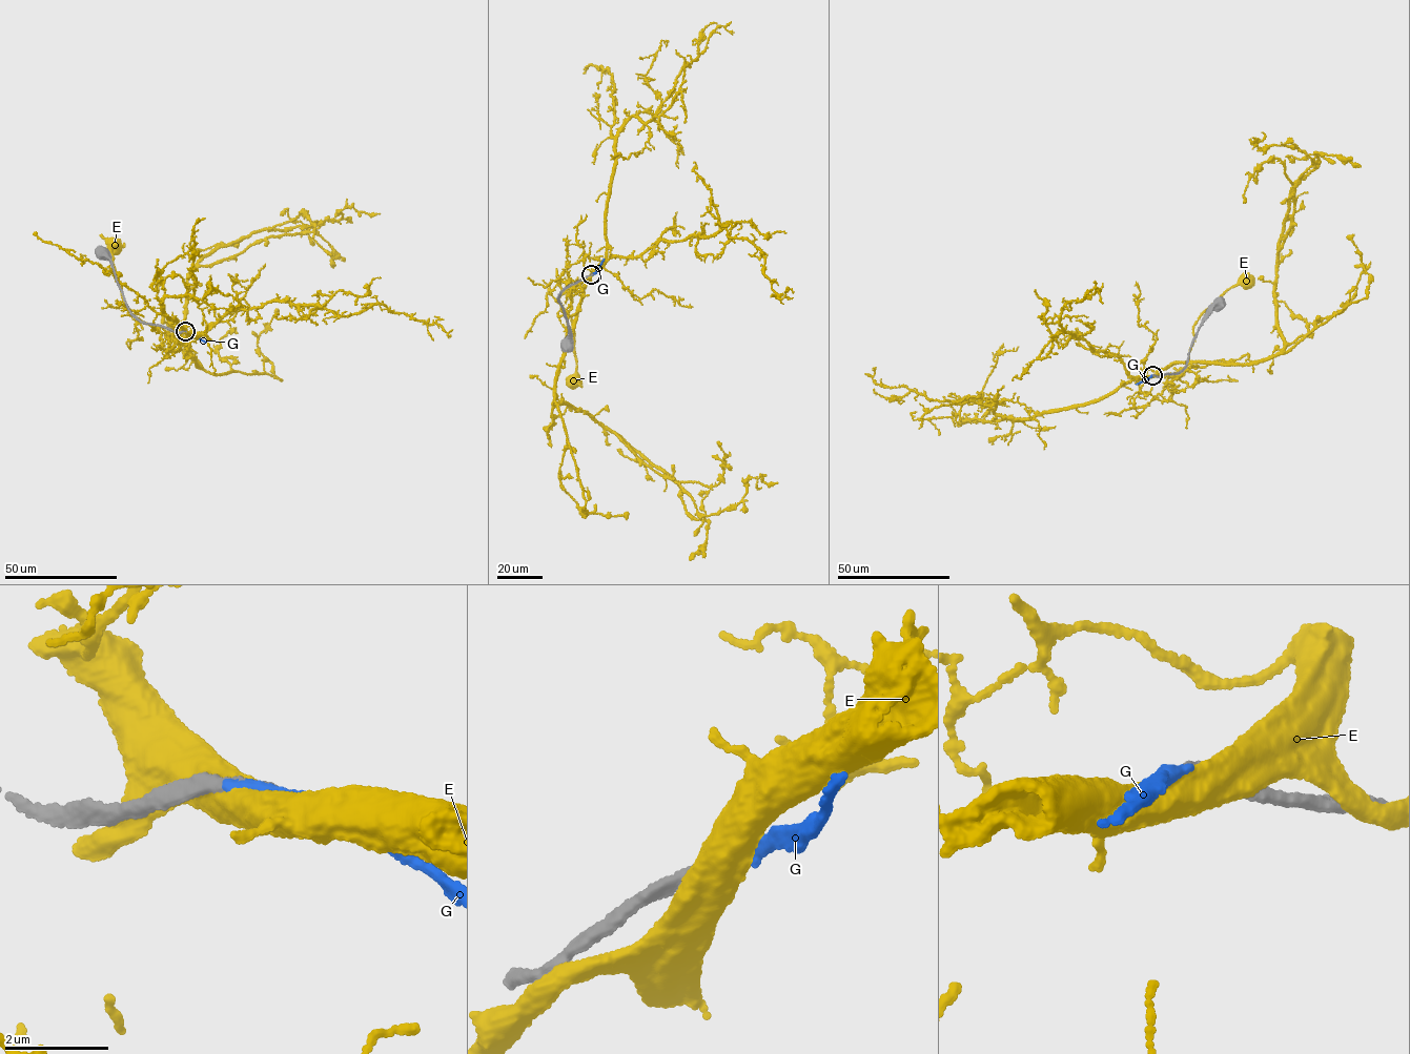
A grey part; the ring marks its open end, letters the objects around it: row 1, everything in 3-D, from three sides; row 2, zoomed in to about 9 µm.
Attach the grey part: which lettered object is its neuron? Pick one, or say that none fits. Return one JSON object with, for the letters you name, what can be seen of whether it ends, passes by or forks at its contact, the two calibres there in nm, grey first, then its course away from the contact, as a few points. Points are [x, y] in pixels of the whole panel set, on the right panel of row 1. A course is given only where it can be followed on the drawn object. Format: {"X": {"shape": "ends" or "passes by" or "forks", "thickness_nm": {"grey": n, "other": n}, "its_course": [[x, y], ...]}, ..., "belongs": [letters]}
{"G": {"shape": "ends", "thickness_nm": {"grey": 240, "other": 200}, "its_course": [[1153, 375], [1136, 384]]}, "belongs": ["G"]}

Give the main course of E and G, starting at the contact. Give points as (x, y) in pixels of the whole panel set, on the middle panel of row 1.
E: (591, 274), (580, 283), (568, 287), (557, 301), (571, 316), (573, 326), (576, 368), (570, 376), (572, 381)
G: (591, 274), (604, 259)

